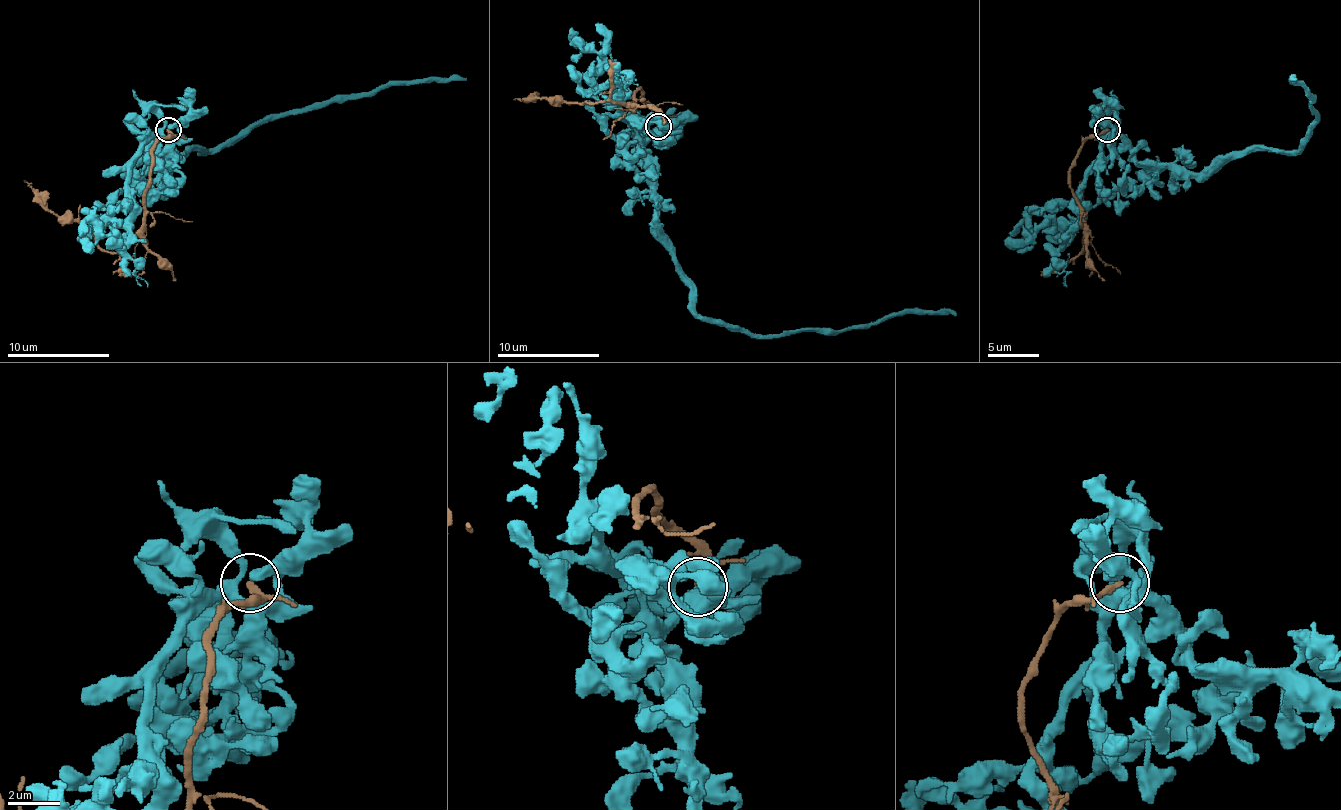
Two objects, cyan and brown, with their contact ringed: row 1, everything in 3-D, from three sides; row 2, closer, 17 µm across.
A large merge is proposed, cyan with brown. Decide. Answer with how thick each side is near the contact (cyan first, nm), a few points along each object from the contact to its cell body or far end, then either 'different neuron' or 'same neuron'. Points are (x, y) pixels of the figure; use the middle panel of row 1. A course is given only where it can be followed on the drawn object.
420/200 nm | cyan via (658, 126), (669, 131), (643, 146), (658, 233), (699, 315), (761, 335), (863, 327), (906, 312), (955, 315) | brown via (658, 126), (661, 115), (643, 100), (641, 90), (633, 103), (513, 100) | different neuron

